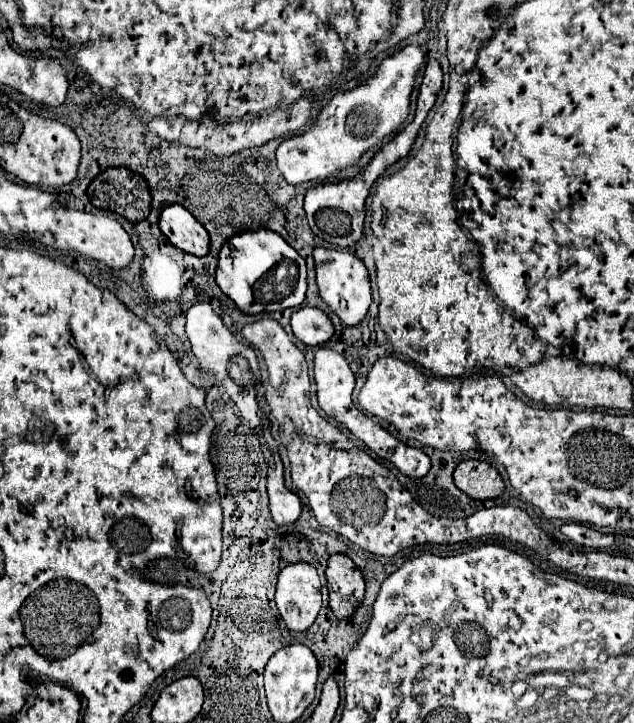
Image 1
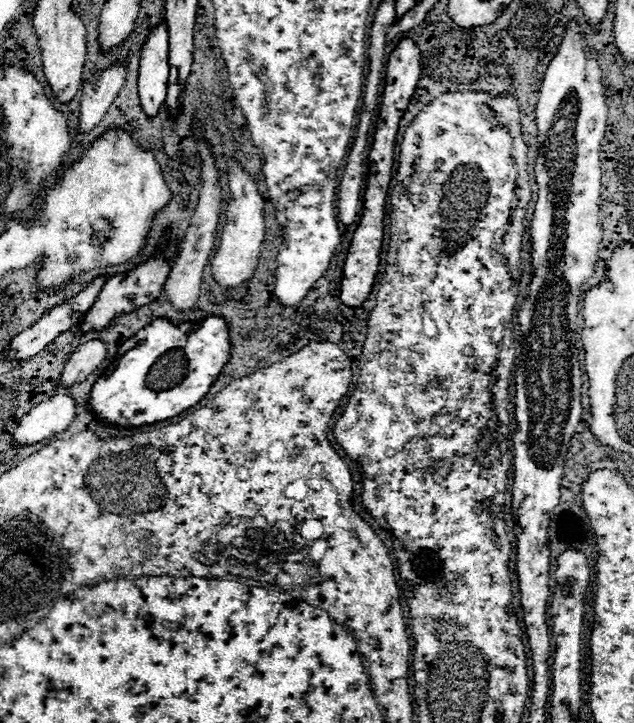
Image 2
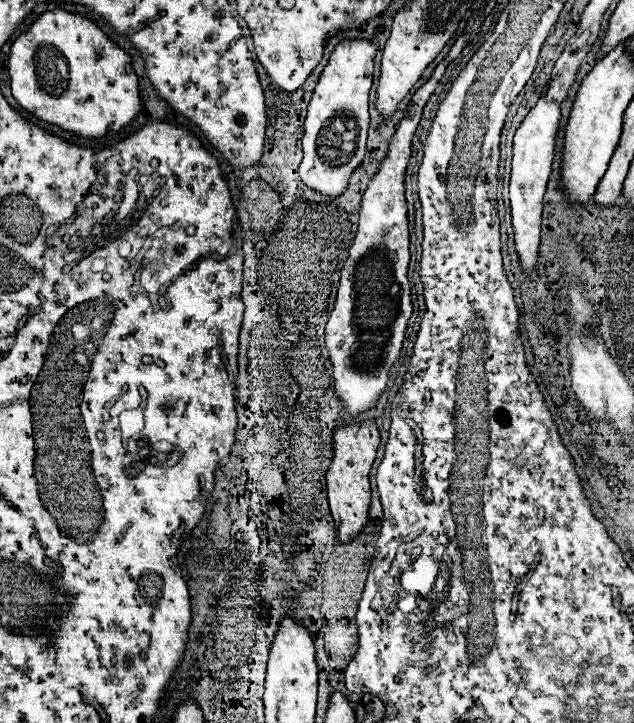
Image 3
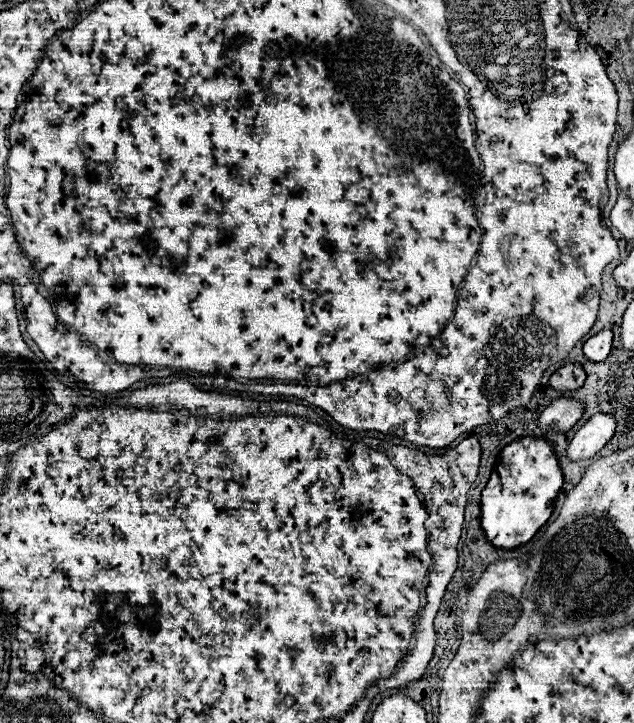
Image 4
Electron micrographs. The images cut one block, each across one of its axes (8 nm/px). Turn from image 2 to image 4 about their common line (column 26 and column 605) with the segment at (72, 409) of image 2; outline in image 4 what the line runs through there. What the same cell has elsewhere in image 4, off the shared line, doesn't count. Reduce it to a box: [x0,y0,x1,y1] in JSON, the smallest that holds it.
[568,414,616,460]

